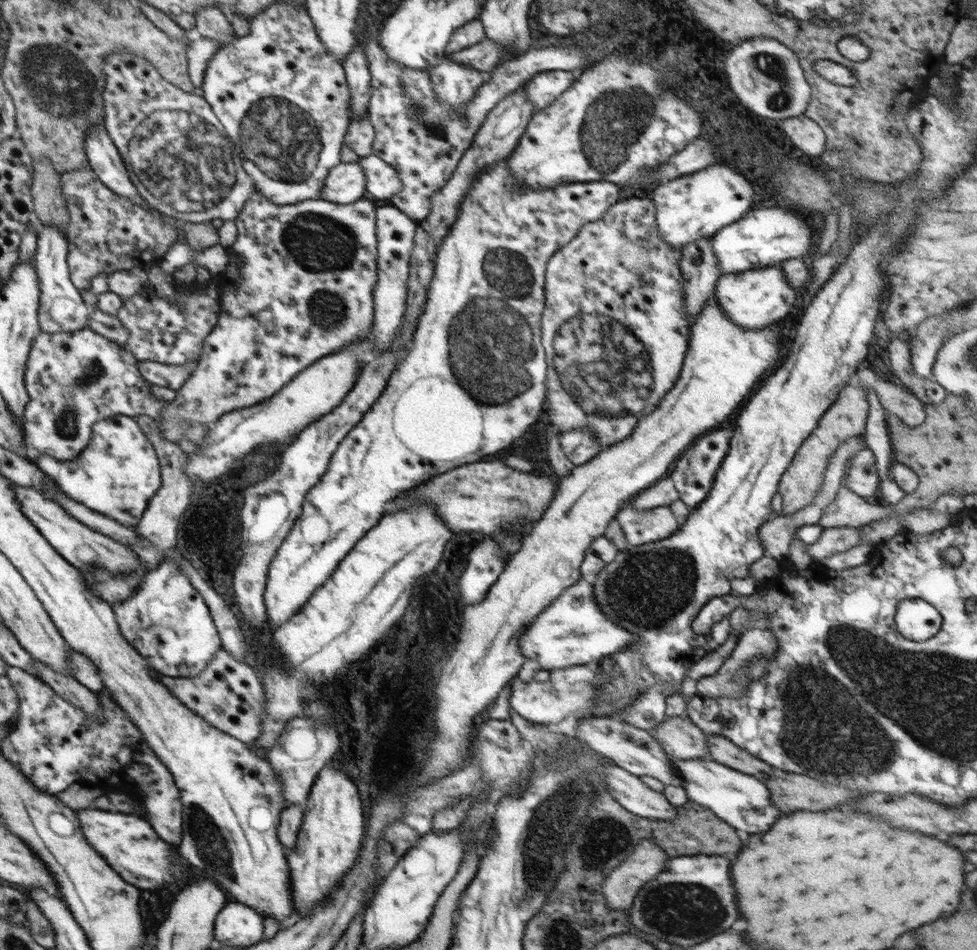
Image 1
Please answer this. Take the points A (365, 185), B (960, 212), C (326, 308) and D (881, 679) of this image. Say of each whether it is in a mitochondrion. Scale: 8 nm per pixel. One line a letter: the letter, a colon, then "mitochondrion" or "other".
A: other
B: mitochondrion
C: mitochondrion
D: mitochondrion

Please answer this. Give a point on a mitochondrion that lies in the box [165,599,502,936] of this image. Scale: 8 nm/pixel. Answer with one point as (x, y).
(209, 837)

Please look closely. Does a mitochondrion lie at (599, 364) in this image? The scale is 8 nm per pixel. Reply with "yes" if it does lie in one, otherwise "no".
yes

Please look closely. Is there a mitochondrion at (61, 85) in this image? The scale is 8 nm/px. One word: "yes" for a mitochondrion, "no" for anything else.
yes

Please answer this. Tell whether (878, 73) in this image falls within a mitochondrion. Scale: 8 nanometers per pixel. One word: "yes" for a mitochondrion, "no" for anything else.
no

